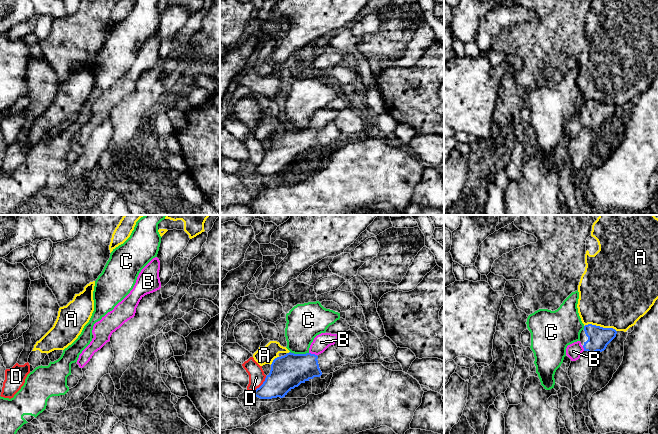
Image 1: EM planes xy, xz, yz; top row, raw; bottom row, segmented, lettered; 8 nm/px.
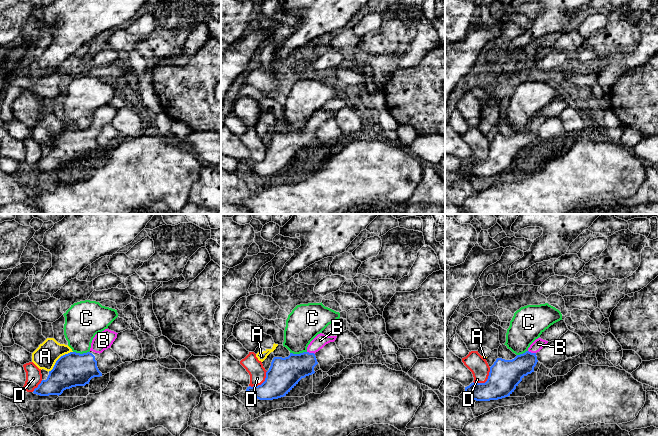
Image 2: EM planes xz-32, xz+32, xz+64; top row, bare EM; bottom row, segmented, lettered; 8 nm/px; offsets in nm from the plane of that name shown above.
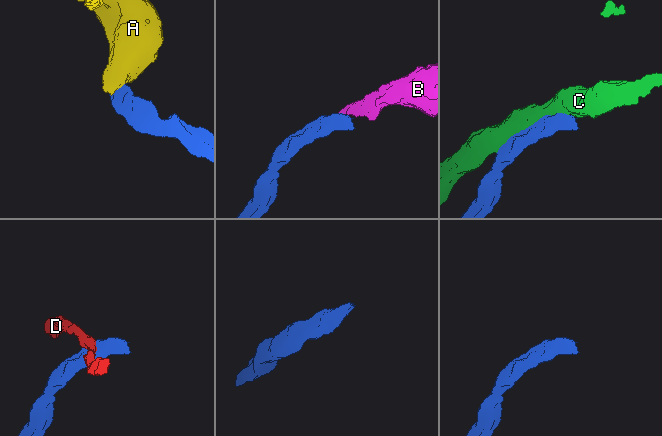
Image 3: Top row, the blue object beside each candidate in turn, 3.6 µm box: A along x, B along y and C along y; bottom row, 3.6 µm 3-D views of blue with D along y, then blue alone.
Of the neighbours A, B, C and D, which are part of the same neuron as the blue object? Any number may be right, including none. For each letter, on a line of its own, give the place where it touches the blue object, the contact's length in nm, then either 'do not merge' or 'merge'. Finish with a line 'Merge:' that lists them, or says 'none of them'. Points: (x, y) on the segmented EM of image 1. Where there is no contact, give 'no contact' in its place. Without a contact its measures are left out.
A: meets blue in yz at (599, 326); contact 260 nm long; do not merge
B: meets blue in xz at (313, 354); contact 70 nm long; merge
C: meets blue in xz at (299, 354); contact 150 nm long; do not merge
D: meets blue in xz at (260, 386); contact 180 nm long; do not merge
Merge: B

